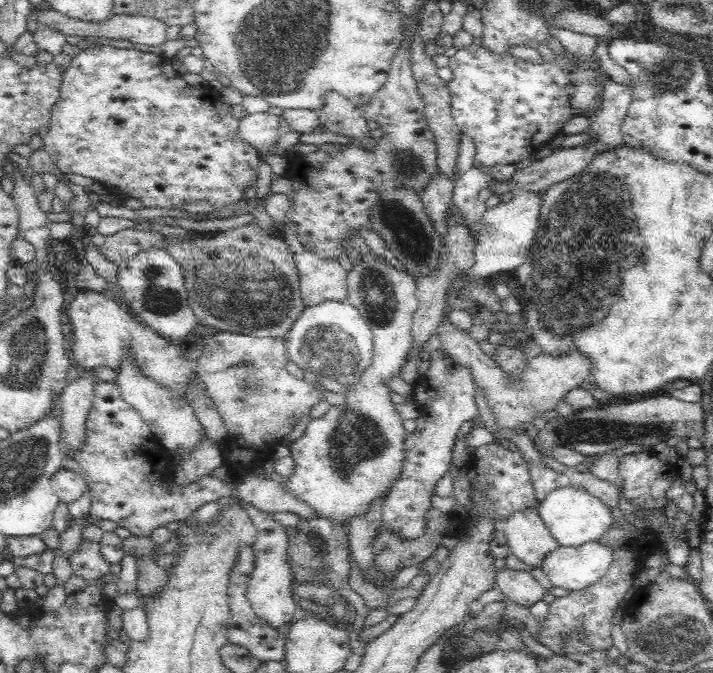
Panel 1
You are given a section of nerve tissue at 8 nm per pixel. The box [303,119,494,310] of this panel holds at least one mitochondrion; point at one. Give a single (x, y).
(410, 237)

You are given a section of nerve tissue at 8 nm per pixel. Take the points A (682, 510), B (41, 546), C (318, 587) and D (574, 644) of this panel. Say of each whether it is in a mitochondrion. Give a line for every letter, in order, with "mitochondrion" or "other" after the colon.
A: other
B: other
C: mitochondrion
D: mitochondrion

